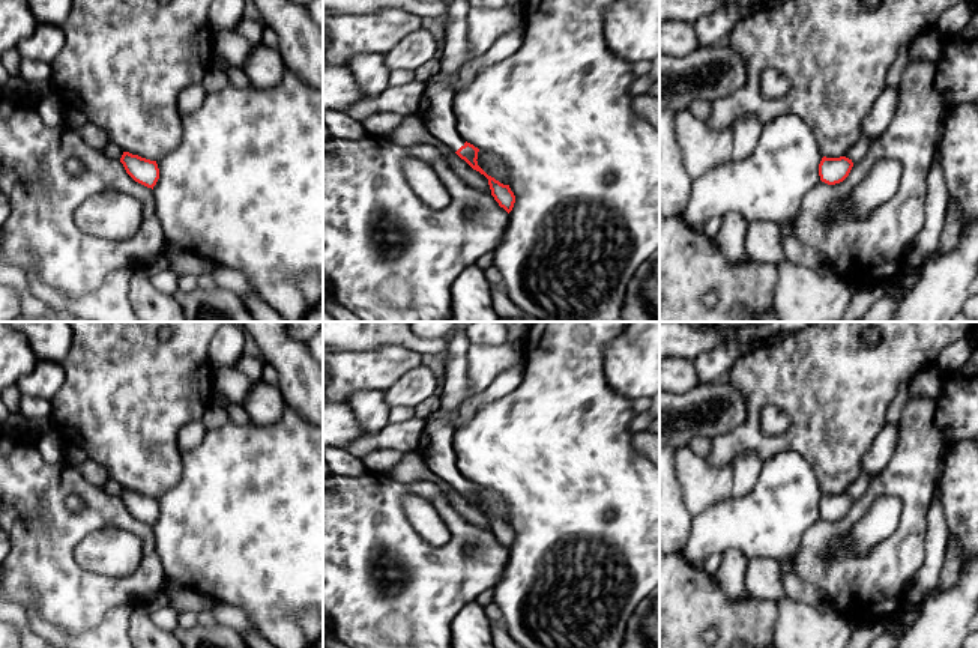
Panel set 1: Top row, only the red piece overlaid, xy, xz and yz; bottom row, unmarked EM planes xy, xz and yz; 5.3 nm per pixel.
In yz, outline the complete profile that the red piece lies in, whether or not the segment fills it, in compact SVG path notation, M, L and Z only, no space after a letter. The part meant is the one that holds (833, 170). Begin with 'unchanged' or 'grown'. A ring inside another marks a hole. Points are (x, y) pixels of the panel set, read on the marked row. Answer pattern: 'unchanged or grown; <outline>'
unchanged; M823 156L819 164L820 180L828 185L835 185L843 182L853 167L852 159L846 156L840 158L826 158Z

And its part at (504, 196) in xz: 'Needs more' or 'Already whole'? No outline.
Needs more

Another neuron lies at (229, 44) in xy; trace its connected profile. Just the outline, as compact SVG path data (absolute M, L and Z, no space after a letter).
M236 30L213 32L213 50L224 57L230 66L242 68L252 44Z

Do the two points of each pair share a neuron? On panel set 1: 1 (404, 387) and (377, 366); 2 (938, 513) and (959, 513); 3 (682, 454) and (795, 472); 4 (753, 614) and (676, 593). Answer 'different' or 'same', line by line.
1: different
2: different
3: different
4: same

